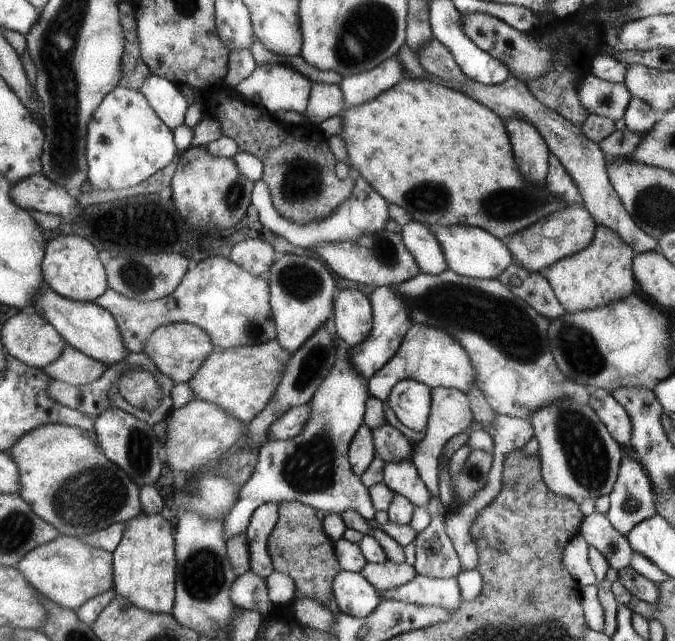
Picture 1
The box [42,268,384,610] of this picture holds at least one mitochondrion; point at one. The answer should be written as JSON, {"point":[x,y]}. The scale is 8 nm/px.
{"point":[89,498]}

